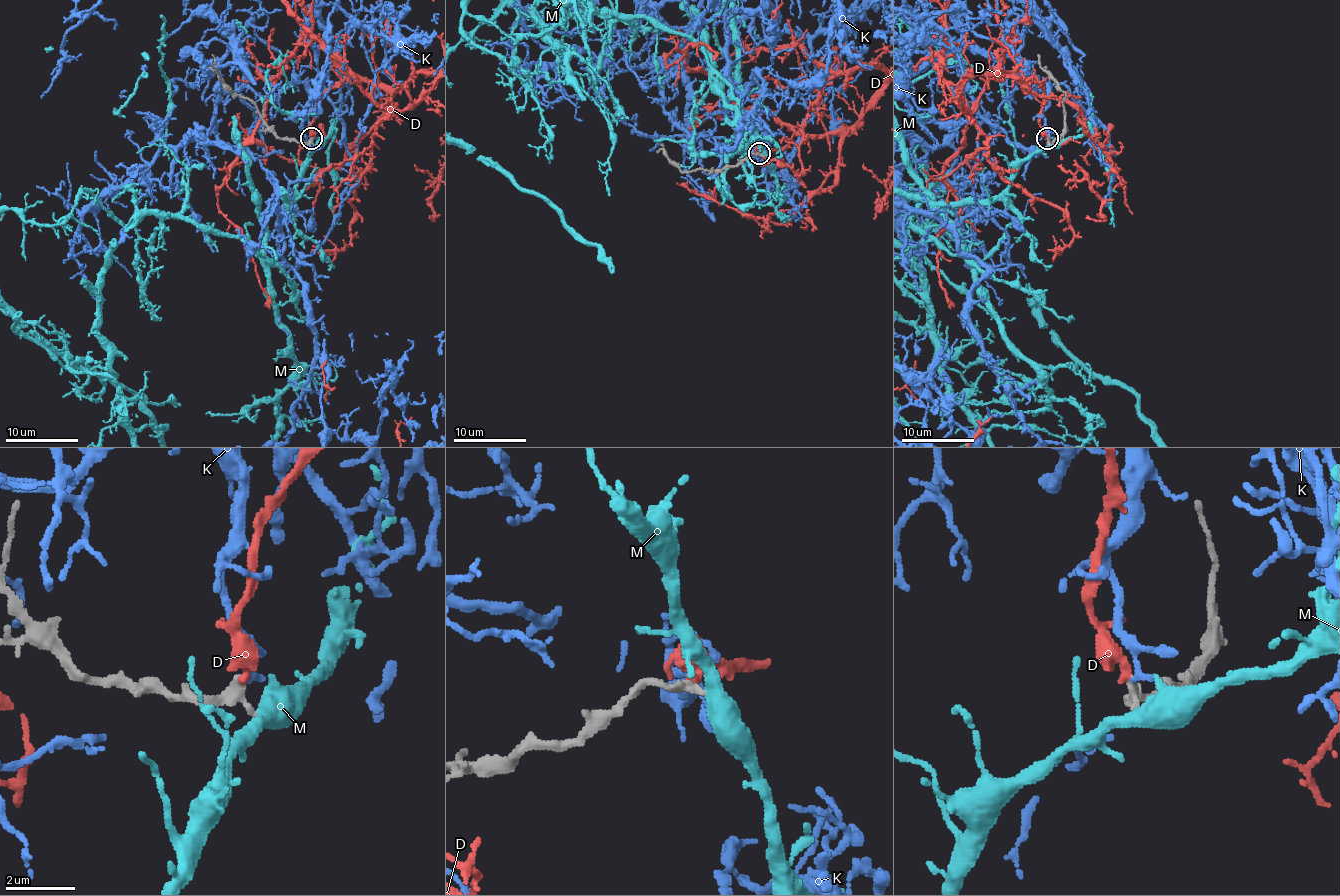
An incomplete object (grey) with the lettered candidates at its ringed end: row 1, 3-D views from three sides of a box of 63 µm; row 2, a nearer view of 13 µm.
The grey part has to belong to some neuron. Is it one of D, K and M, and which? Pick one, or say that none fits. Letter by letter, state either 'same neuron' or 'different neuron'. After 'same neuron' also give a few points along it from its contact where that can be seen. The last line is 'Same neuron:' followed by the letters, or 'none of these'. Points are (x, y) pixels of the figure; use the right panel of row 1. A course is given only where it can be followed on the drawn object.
D: same neuron
K: different neuron
M: different neuron
Same neuron: D

